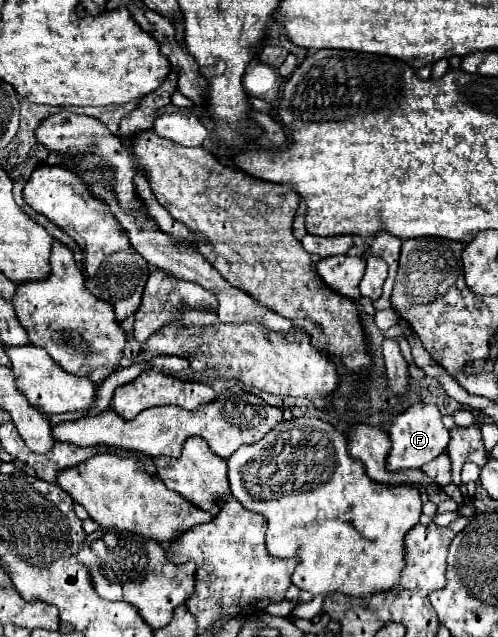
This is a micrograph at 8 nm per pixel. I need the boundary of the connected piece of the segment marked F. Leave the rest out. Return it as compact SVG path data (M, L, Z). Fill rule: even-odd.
M417 403L393 419L393 425L389 429L389 439L391 439L391 451L387 455L385 469L407 471L407 469L421 469L421 465L439 457L439 453L443 453L449 443L449 431L443 427L441 413L435 405Z

